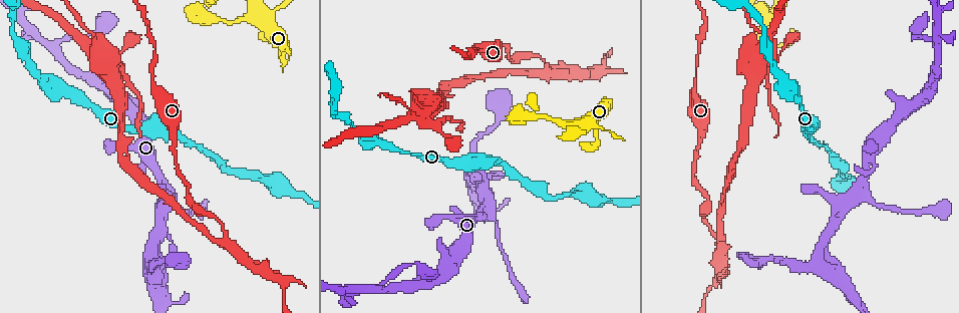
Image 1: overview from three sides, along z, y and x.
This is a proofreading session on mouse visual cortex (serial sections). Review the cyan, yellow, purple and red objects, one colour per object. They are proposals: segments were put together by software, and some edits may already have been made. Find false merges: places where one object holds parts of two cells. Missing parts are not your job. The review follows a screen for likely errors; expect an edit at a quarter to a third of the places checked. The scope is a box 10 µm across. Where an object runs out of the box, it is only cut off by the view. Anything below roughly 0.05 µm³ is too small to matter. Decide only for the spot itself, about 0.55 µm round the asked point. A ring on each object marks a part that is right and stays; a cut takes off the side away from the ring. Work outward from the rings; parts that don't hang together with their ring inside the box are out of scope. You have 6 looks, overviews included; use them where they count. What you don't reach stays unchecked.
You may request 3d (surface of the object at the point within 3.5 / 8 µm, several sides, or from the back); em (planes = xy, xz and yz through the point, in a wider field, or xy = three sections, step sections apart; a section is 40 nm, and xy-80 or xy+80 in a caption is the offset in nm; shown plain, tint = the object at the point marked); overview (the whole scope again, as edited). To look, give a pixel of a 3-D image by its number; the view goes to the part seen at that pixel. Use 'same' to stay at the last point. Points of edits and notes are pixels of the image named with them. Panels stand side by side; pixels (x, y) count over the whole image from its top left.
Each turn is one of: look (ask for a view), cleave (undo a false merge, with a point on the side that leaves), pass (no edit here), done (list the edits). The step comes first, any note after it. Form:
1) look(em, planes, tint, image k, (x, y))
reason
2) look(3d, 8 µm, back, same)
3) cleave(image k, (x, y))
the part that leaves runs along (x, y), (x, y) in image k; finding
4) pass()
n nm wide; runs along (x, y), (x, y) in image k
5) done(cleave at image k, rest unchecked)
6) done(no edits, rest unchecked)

look(3d, 3.5 µm, image 1, (547, 70))
abrupt turn

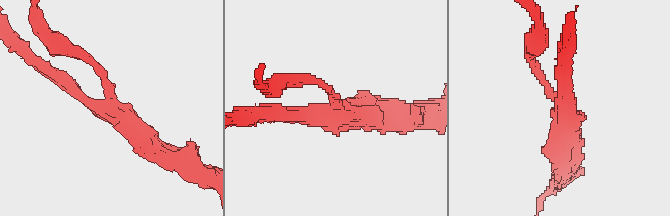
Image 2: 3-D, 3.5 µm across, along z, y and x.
look(em, xy, step 1, tint, image 2, (560, 102))
3 arms; arms of 150, 200, 300 nm

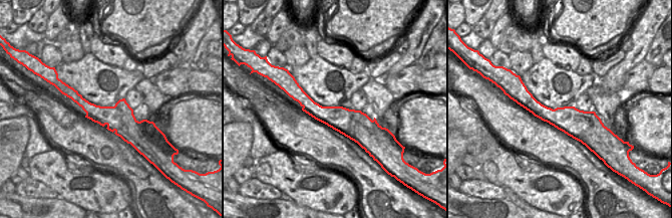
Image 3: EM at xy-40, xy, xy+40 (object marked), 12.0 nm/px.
cleave(image 2, (70, 89))
the part that leaves runs along (104, 103), (86, 100), (25, 51) in image 2; two cells meet here

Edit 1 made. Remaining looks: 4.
look(3d, 3.5 µm, image 1, (487, 208))
looks like a crossing

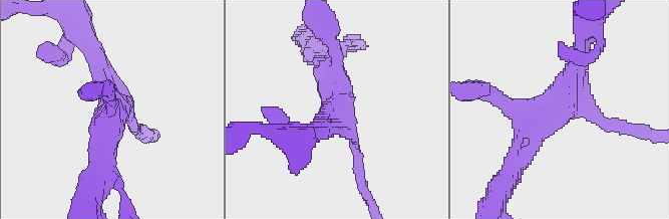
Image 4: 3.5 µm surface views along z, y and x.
pass()
4 arms; runs along (582, 47), (518, 146) in image 4; one cell here

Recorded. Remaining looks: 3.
look(3d, 3.5 µm, image 1, (777, 73))
narrows sharply

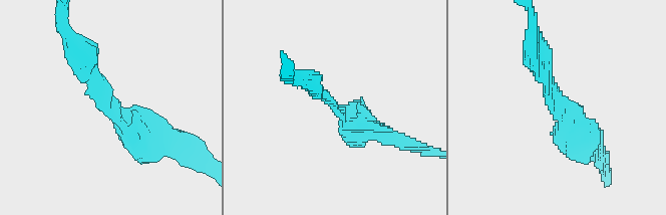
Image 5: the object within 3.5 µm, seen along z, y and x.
look(em, xy, step 5, tint, image 5, (557, 105))
shape alone is not enough

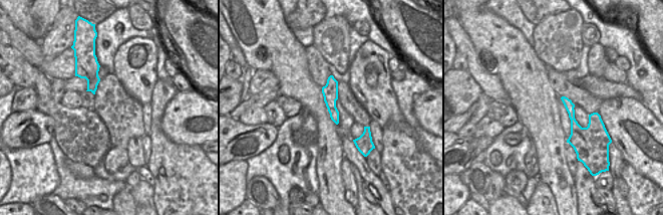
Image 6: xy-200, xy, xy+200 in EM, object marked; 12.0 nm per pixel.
look(em, xy, step 1, tint, same)

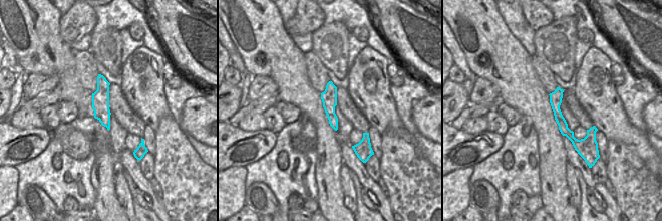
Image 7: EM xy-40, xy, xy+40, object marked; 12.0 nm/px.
pass()
190 nm wide; runs along (552, 95), (576, 142), (593, 132) in image 7; continuous, no second cell

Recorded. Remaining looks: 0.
done(cleave at image 2, rest unchecked)

